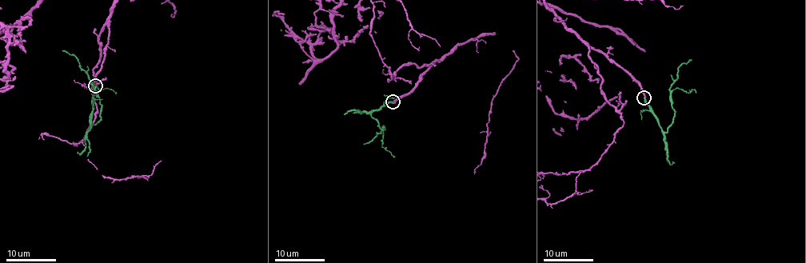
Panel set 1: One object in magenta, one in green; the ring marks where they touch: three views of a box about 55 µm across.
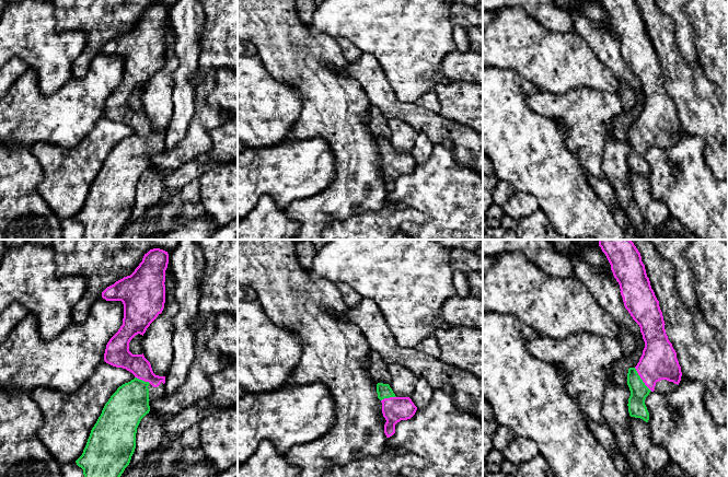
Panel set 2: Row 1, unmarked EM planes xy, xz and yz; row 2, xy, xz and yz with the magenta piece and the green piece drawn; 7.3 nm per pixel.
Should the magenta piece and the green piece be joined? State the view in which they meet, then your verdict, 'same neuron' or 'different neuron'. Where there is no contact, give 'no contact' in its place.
meets magenta in yz; same neuron

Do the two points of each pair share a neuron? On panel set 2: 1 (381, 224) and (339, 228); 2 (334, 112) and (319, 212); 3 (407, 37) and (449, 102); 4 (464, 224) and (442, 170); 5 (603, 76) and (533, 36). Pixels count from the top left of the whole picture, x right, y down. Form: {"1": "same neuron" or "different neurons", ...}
{"1": "same neuron", "2": "same neuron", "3": "different neurons", "4": "same neuron", "5": "same neuron"}

